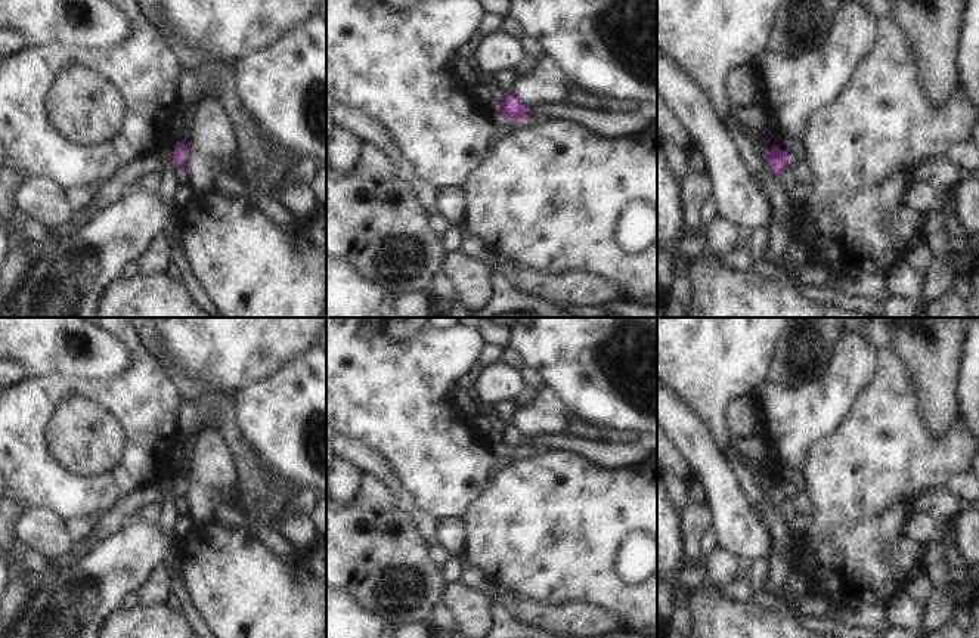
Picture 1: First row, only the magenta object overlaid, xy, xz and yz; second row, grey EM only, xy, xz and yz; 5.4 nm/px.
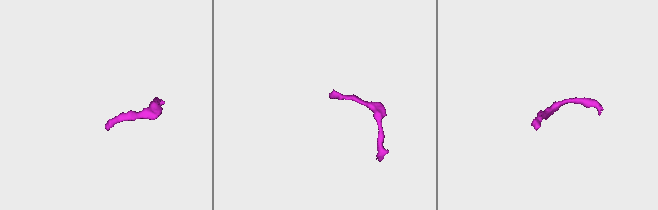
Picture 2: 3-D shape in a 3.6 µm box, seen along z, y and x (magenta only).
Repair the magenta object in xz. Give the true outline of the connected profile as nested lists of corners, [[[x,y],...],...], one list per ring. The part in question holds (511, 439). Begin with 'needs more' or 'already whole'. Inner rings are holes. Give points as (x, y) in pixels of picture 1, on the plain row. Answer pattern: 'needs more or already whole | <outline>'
already whole | [[[506,424],[505,430],[498,436],[498,442],[502,449],[508,449],[512,452],[526,452],[526,445],[529,439],[523,436],[517,428]]]

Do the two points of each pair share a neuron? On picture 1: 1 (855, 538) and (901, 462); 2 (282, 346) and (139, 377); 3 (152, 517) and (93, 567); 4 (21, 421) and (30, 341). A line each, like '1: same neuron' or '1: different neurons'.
1: same neuron
2: different neurons
3: different neurons
4: different neurons

